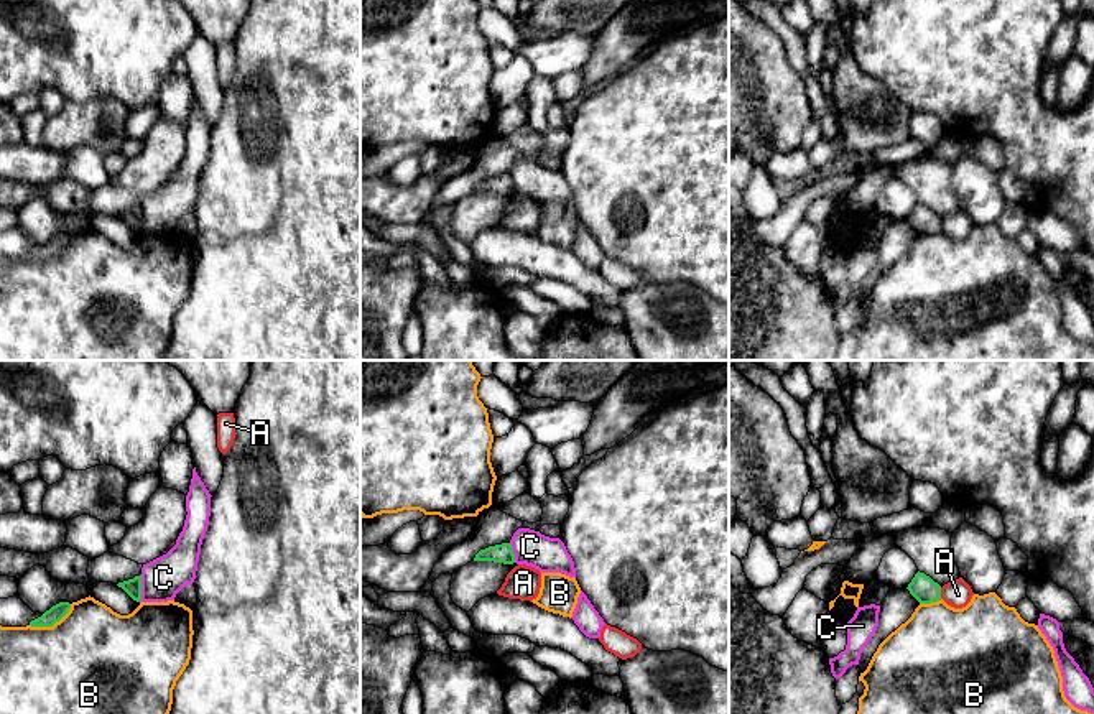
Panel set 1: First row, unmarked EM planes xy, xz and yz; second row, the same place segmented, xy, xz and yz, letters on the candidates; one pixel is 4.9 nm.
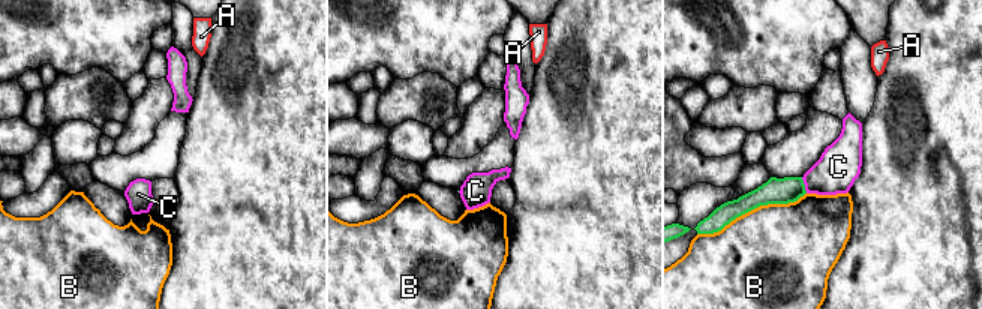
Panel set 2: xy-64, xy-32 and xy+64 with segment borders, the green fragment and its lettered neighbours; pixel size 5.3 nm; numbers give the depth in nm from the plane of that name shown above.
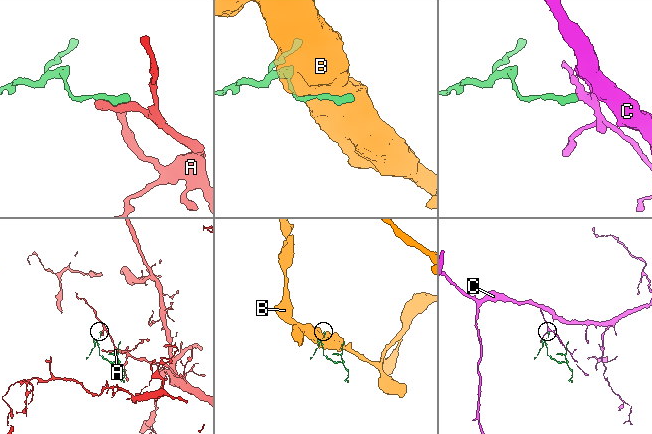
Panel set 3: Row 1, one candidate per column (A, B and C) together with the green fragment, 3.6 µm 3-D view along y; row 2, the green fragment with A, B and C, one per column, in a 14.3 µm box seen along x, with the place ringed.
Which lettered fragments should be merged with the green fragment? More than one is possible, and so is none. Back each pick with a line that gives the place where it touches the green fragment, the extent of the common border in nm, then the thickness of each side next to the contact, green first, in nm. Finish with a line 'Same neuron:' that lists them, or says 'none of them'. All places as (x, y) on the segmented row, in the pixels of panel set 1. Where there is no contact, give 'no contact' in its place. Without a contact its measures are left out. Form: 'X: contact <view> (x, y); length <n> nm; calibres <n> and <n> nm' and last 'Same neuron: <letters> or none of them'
Same neuron: none of them

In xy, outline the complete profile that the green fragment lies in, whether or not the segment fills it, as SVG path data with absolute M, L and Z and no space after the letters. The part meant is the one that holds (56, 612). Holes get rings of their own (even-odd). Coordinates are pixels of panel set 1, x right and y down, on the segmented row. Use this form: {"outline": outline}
{"outline": "M59 602L46 610L41 617L30 622L31 627L53 627L59 622L71 609L69 602Z"}

